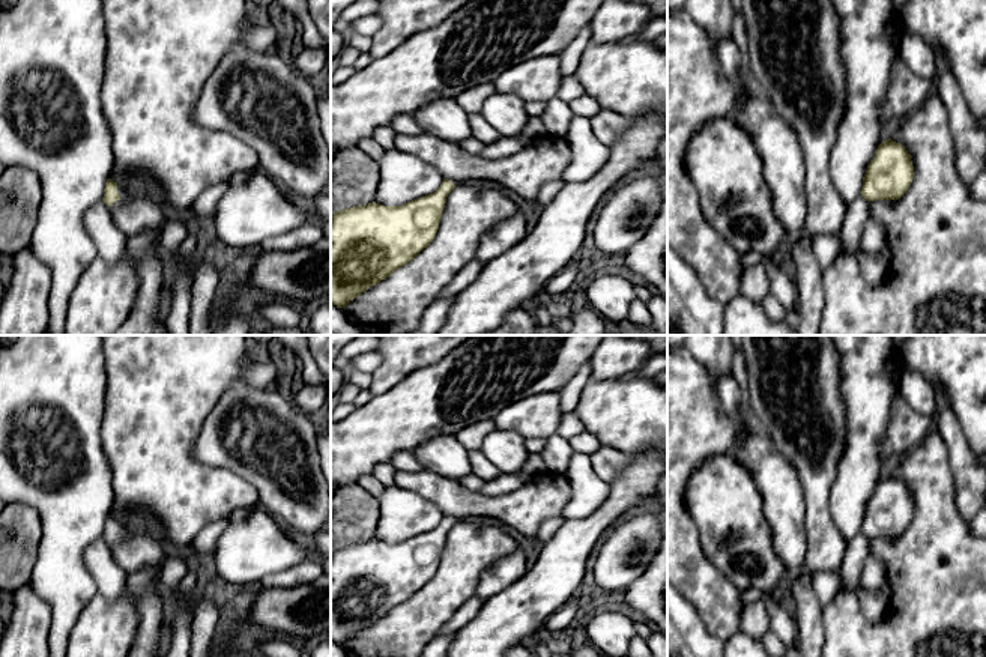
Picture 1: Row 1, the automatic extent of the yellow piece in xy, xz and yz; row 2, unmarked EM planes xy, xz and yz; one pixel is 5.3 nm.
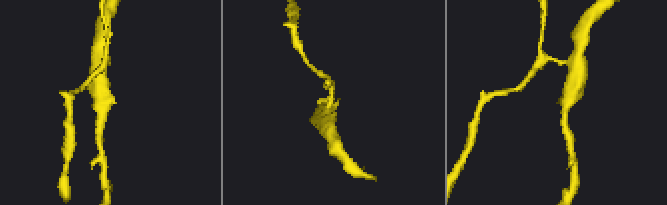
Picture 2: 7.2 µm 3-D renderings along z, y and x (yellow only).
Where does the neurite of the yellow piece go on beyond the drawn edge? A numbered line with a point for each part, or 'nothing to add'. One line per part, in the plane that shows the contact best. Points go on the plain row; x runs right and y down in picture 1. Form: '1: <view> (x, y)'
1: xy (124, 537)

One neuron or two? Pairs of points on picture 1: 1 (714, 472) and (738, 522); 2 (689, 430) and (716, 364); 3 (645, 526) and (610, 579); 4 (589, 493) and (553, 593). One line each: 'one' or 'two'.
1: one
2: two
3: one
4: two

